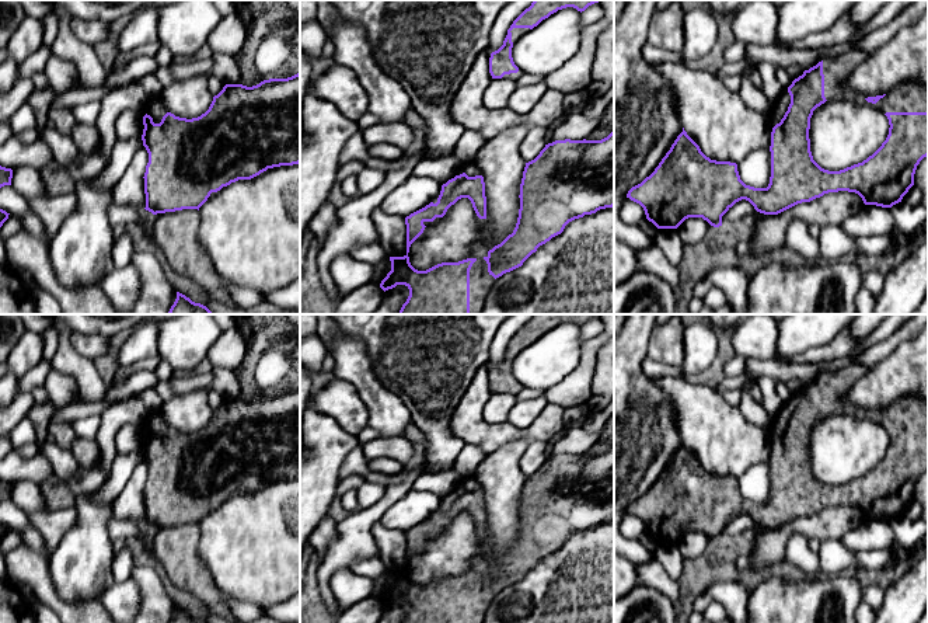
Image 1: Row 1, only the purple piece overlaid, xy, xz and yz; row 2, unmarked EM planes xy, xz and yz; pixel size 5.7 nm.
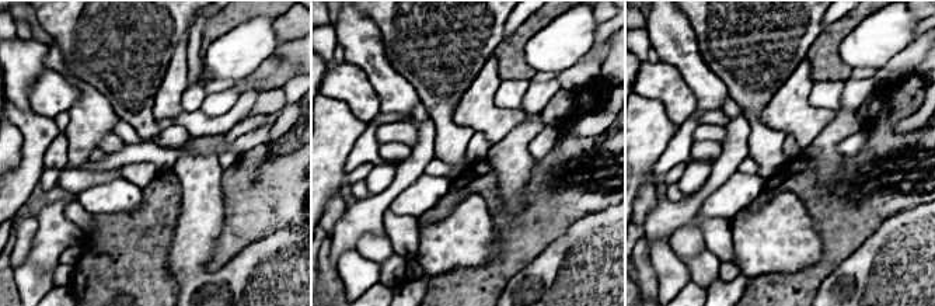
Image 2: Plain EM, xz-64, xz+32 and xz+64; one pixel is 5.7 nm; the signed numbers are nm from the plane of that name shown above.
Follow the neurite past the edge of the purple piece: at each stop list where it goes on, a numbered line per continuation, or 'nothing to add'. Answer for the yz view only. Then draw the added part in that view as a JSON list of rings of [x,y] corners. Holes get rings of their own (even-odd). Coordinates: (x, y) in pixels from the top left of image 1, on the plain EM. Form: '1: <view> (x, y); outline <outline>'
1: yz (910, 410); outline [[[904,396],[876,417],[882,427],[928,427],[928,403],[917,396]]]
2: yz (781, 421); outline [[[785,403],[768,431],[770,446],[772,446],[772,442],[781,436],[785,427],[788,425],[789,418],[791,418],[791,410],[788,407],[788,403]]]

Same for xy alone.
1: xy (154, 421); outline [[[161,410],[150,411],[146,421],[140,424],[142,431],[150,429],[154,438],[160,438],[167,427]]]

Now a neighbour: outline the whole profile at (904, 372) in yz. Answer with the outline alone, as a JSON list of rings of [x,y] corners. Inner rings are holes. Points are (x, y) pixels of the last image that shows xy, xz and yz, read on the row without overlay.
[[[928,320],[915,338],[900,344],[889,356],[872,366],[840,400],[847,411],[865,414],[887,408],[904,396],[917,396],[928,403]]]

